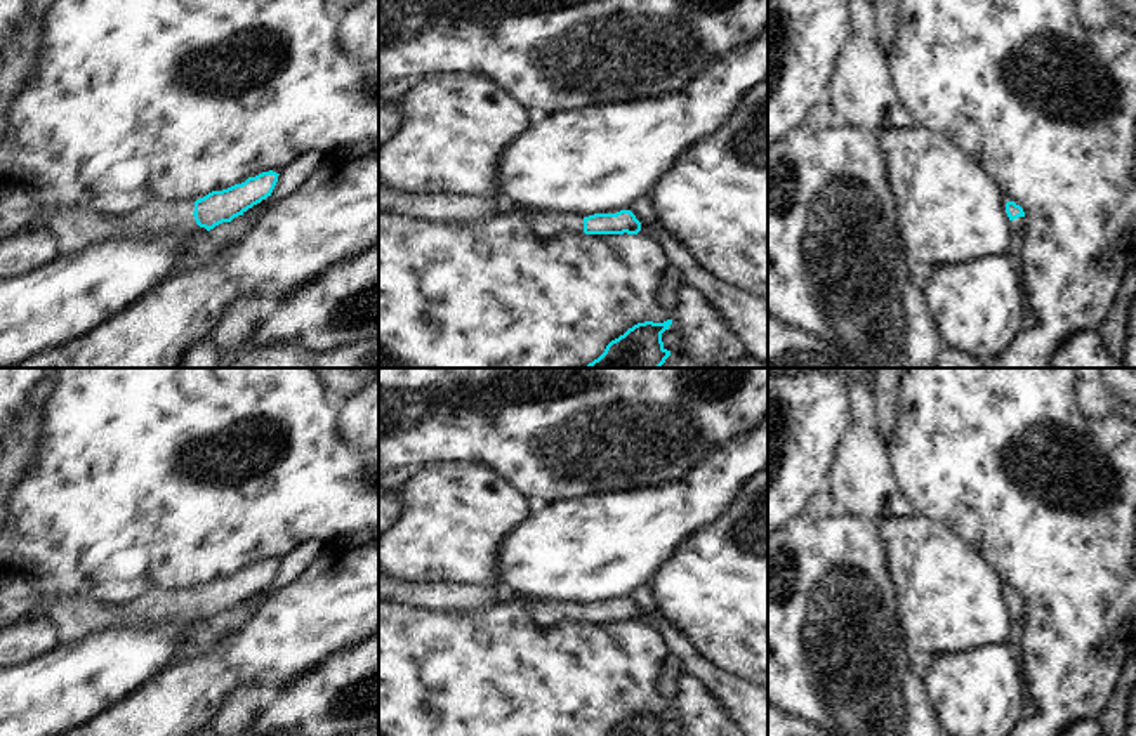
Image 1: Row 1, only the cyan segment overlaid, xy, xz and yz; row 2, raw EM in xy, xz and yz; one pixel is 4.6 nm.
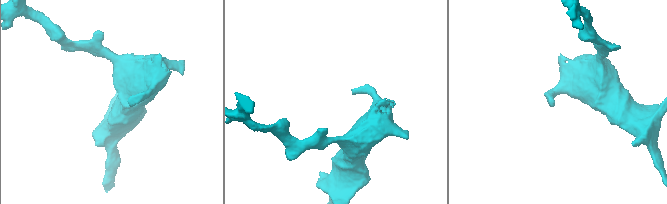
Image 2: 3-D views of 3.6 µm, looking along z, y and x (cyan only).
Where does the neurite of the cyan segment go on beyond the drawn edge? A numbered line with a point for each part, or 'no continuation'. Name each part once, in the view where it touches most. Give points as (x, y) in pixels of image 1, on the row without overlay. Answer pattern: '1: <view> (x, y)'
1: xy (77, 617)

